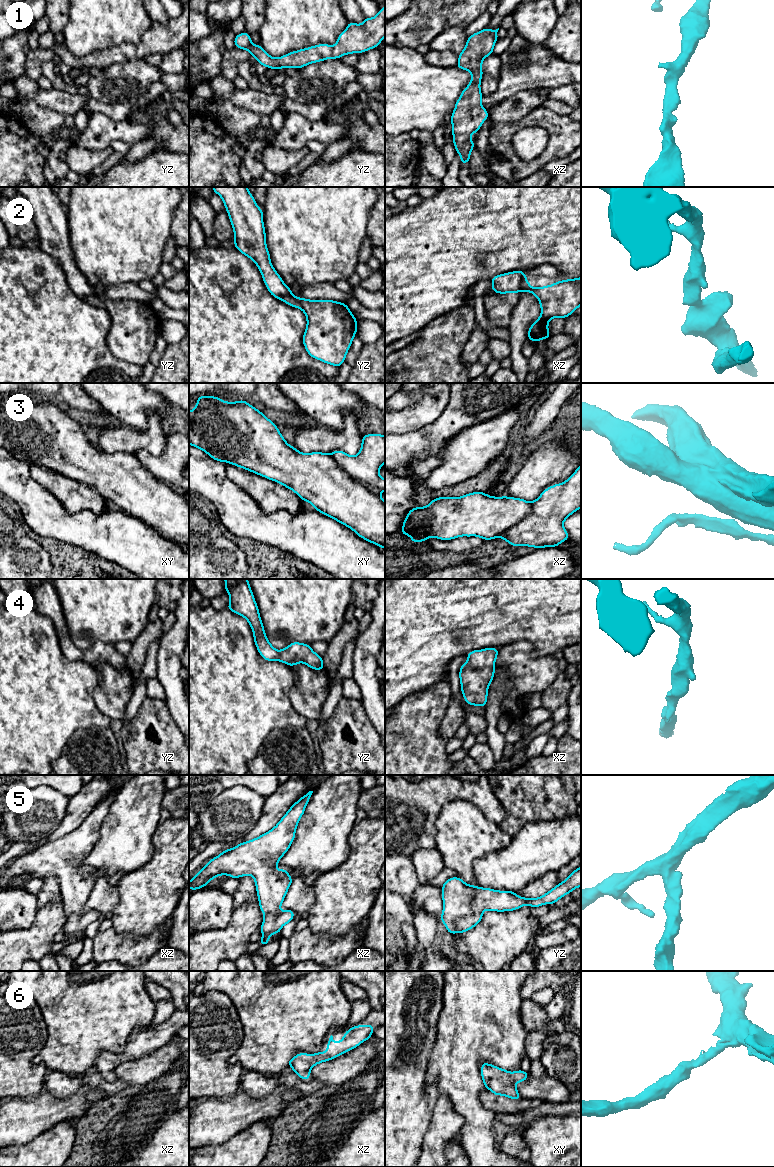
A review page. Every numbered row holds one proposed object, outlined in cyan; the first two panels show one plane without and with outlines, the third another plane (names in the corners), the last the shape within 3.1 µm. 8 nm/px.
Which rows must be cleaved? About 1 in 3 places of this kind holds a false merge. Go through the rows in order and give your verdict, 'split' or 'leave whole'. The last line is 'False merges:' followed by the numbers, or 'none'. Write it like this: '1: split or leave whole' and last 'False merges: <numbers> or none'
1: leave whole
2: split
3: split
4: leave whole
5: leave whole
6: leave whole
False merges: 2, 3

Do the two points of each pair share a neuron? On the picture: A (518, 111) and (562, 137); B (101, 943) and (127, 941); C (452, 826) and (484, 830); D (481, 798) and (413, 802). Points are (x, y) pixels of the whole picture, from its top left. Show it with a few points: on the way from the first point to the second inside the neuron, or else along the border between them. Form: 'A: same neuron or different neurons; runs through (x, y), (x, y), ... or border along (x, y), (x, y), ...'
A: different neurons; border along (541, 105), (516, 122), (503, 123)
B: same neuron; runs through (107, 943), (121, 943)
C: same neuron; runs through (460, 827), (462, 829), (476, 829)
D: same neuron; runs through (464, 791), (436, 791), (430, 795)

